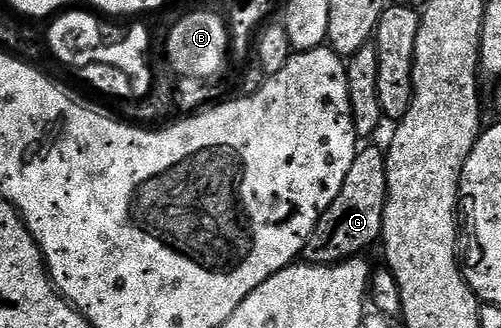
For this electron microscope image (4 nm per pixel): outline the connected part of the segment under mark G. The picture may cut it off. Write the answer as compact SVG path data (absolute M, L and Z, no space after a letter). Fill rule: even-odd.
M363 147L352 162L352 170L348 170L348 178L344 178L340 194L310 235L305 255L316 264L338 264L341 260L361 257L365 253L362 251L373 244L375 247L382 239L384 206L389 193L386 152Z

